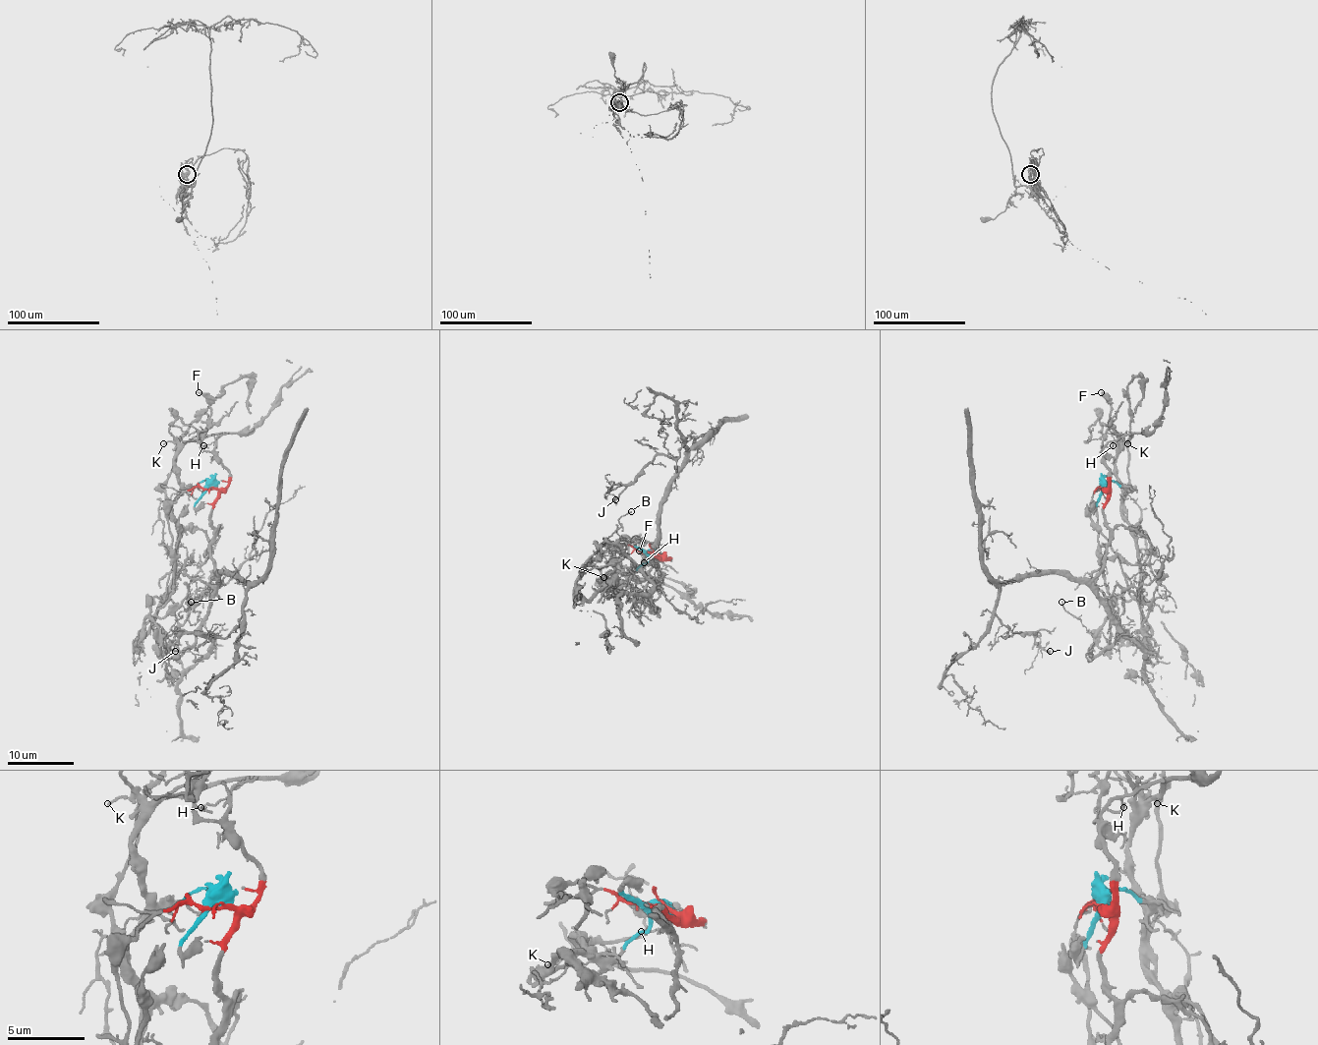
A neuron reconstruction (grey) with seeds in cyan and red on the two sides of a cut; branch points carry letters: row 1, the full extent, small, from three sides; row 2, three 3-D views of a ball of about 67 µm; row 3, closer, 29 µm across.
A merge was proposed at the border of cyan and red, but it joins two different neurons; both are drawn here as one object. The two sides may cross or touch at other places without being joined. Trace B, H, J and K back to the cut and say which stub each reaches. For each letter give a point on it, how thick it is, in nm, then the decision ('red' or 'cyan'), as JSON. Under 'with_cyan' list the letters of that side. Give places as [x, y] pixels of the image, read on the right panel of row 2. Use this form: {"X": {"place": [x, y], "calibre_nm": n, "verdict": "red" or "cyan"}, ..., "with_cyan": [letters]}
{"B": {"place": [1061, 602], "calibre_nm": 150, "verdict": "red"}, "H": {"place": [1113, 445], "calibre_nm": 110, "verdict": "red"}, "J": {"place": [1050, 651], "calibre_nm": 150, "verdict": "red"}, "K": {"place": [1127, 443], "calibre_nm": 150, "verdict": "cyan"}, "with_cyan": ["K"]}

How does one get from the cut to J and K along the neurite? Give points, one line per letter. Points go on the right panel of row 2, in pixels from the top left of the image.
J: (1104, 490), (1109, 545), (1092, 578), (1038, 573), (1000, 586), (995, 614), (1004, 638), (1035, 633), (1050, 652)
K: (1104, 488), (1114, 481), (1123, 486), (1118, 481), (1115, 464), (1117, 452), (1125, 440), (1126, 444)

